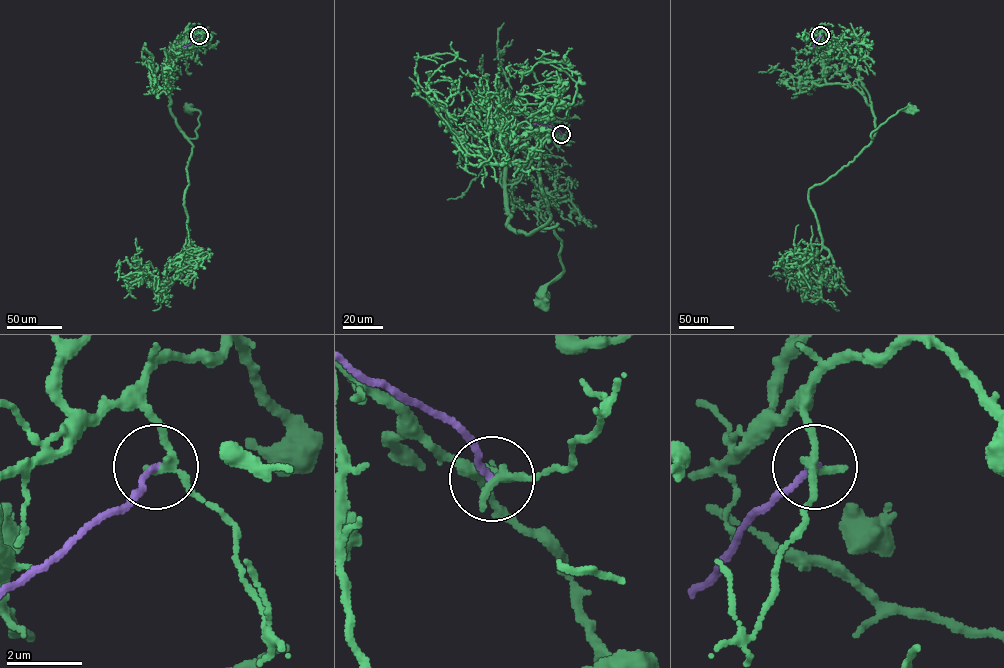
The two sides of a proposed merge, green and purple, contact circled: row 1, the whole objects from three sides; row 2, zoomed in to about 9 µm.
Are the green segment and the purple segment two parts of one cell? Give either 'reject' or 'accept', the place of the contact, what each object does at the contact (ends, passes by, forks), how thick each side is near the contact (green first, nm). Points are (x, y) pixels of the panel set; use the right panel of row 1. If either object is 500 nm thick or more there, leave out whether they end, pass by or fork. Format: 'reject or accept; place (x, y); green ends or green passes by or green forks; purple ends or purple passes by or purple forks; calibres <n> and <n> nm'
reject; place (820, 35); green passes by; purple ends; calibres 240 and 180 nm

